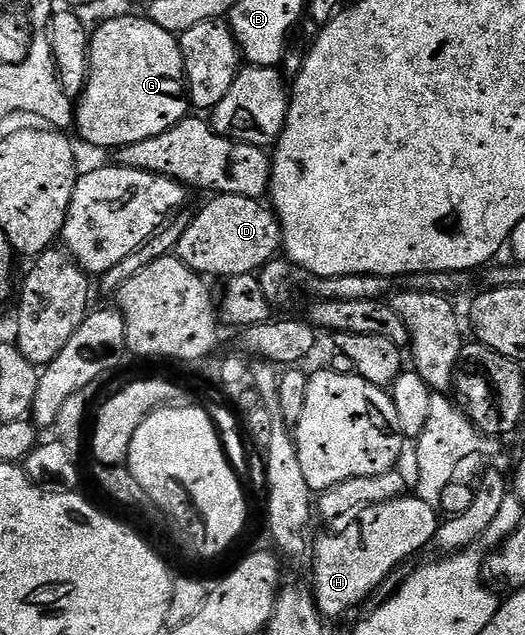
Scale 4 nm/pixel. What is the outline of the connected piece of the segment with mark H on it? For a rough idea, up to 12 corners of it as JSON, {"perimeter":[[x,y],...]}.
{"perimeter":[[415,495],[366,506],[312,549],[326,619],[368,600],[429,546]]}

